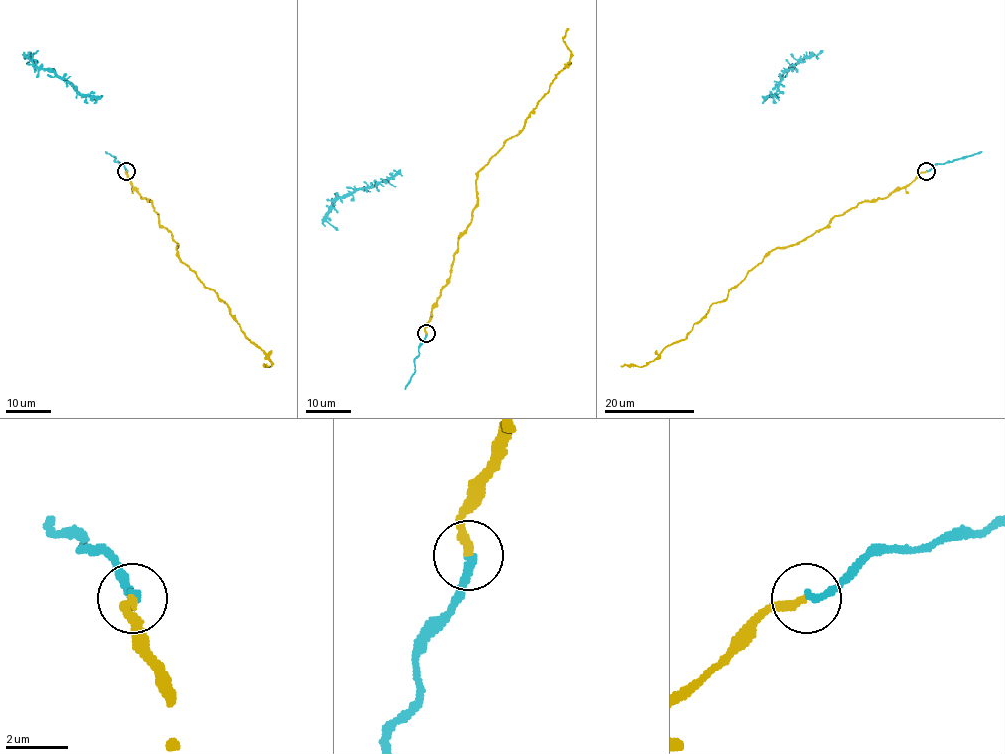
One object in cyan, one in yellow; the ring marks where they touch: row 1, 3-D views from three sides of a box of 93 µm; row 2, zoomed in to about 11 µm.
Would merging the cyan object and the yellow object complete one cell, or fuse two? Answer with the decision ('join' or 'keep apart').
join

